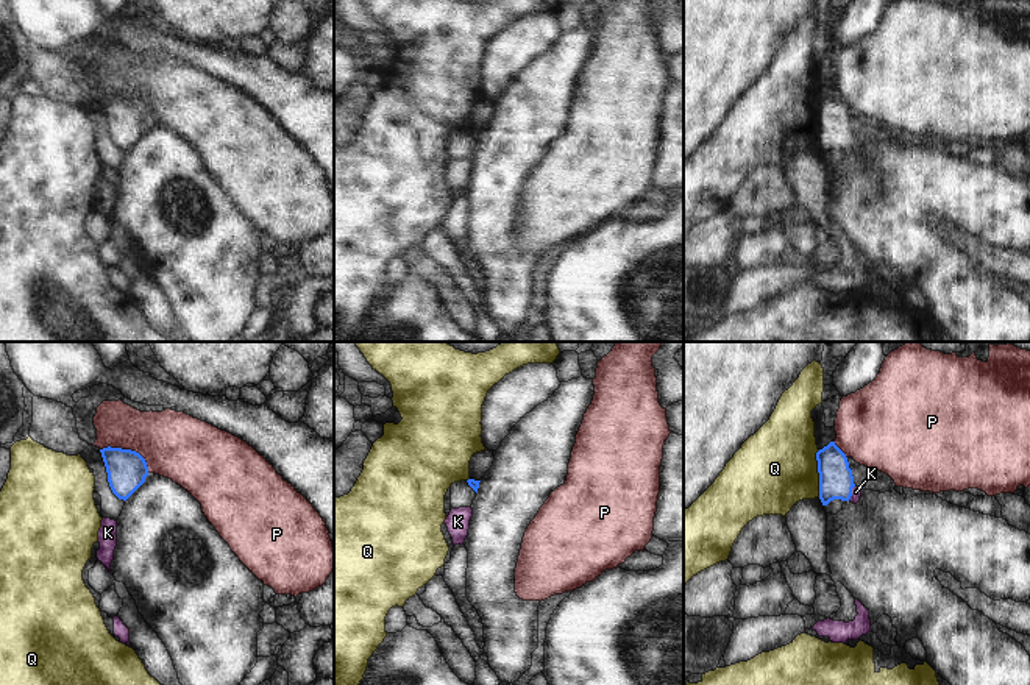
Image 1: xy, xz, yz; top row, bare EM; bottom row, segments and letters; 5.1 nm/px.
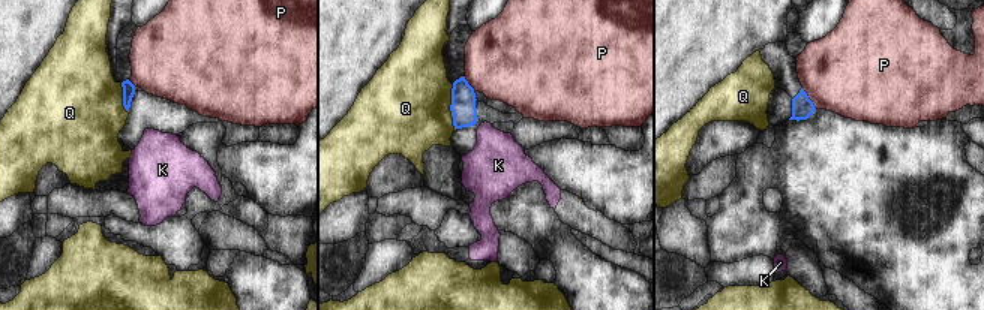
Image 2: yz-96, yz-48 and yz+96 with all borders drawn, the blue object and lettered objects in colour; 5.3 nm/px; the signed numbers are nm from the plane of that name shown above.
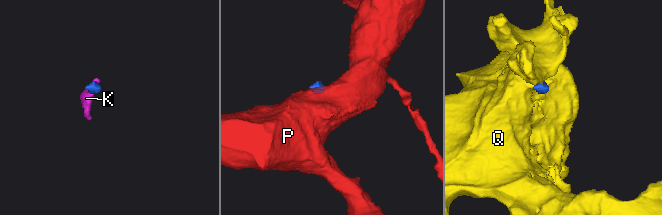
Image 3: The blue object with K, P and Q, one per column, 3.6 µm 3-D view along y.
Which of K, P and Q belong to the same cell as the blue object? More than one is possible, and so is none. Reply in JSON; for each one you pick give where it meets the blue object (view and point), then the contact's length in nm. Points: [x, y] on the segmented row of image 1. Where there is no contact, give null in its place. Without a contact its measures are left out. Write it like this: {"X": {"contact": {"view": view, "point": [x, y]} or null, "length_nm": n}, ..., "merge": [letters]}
{"K": {"contact": {"view": "yz", "point": [851, 493]}, "length_nm": 90}, "merge": ["K"]}

